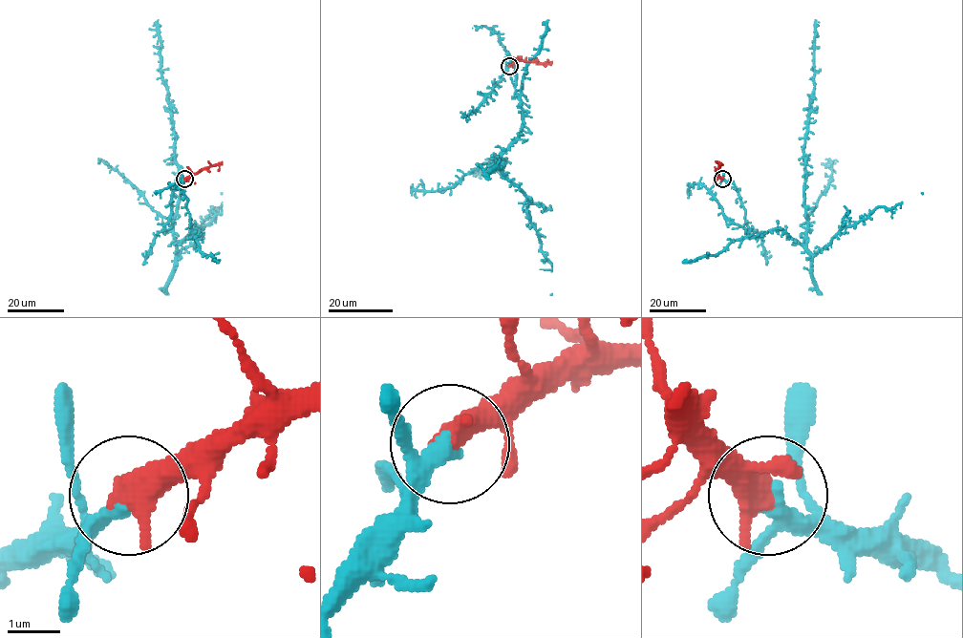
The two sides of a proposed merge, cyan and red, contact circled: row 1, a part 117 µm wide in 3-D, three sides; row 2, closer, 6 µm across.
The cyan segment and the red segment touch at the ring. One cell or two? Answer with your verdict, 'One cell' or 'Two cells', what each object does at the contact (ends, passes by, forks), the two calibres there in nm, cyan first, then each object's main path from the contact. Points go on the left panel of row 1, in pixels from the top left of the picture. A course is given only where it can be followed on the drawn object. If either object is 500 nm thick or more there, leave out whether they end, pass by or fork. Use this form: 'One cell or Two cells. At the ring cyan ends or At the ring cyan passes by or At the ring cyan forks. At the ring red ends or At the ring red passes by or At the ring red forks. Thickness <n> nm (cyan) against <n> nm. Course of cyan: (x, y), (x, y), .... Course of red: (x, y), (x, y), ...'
One cell. Thickness 280 nm (cyan) against 550 nm. Course of cyan: (184, 179), (181, 193), (195, 236), (196, 230), (178, 244), (173, 216), (179, 164), (155, 22). Course of red: (184, 179), (212, 166), (218, 165), (218, 171)

